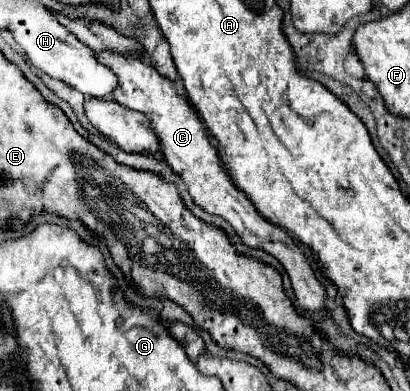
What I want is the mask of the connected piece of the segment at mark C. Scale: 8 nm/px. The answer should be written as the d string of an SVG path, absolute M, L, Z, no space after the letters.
M101 50L101 52L95 52L95 58L101 64L109 66L117 74L119 84L111 92L111 98L115 102L119 102L131 110L143 112L147 116L147 120L153 126L153 132L159 142L163 158L169 162L169 166L177 174L183 176L193 200L201 208L205 208L207 212L219 214L225 220L229 220L233 230L243 238L243 242L247 246L261 248L261 250L269 252L271 256L275 256L285 266L291 286L293 286L293 292L295 292L295 298L301 308L305 308L313 314L329 314L327 290L321 284L321 280L315 276L307 256L301 252L301 248L295 244L295 240L283 228L277 228L261 212L257 212L255 204L247 198L247 194L235 186L233 178L229 176L229 172L219 156L217 146L211 144L211 138L205 134L205 126L197 118L189 100L183 94L179 94L175 82L169 80L167 76L159 74L153 66L147 66L145 62L141 62L139 58L133 58L133 56L125 56L125 54L111 52L111 50Z

